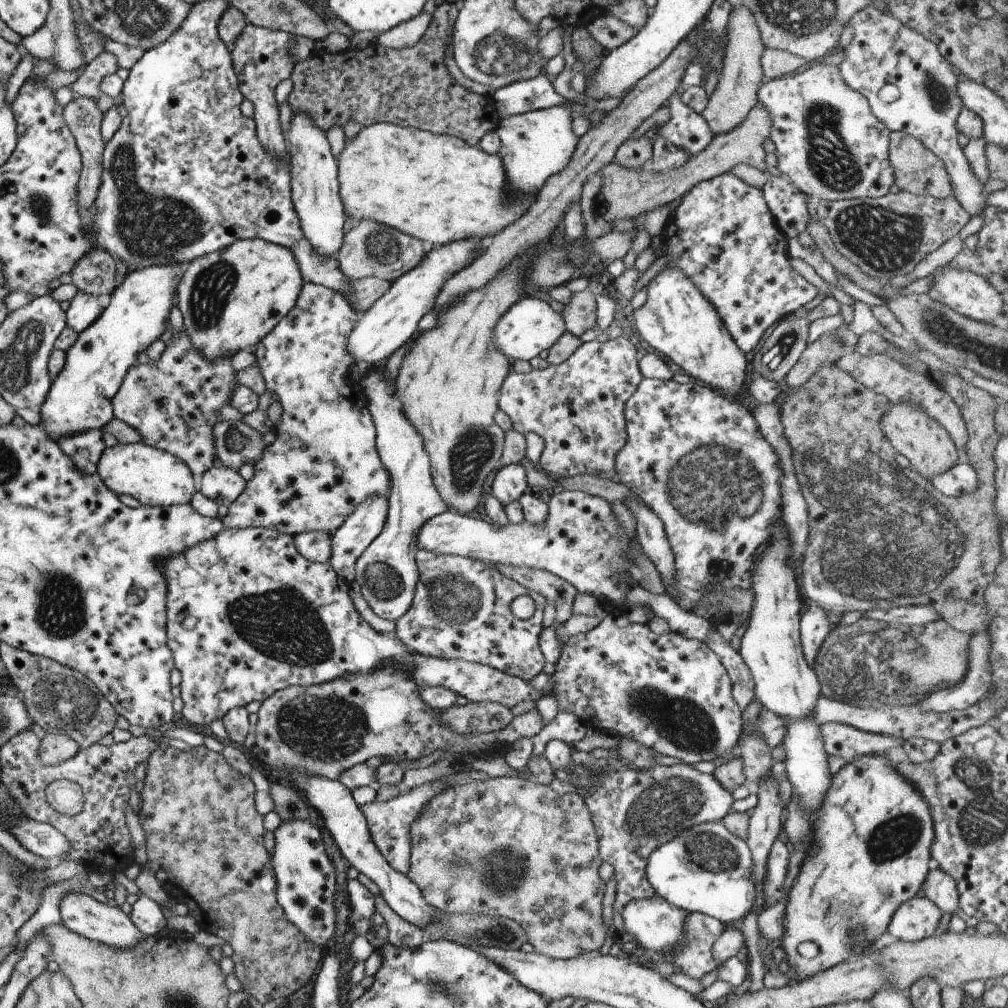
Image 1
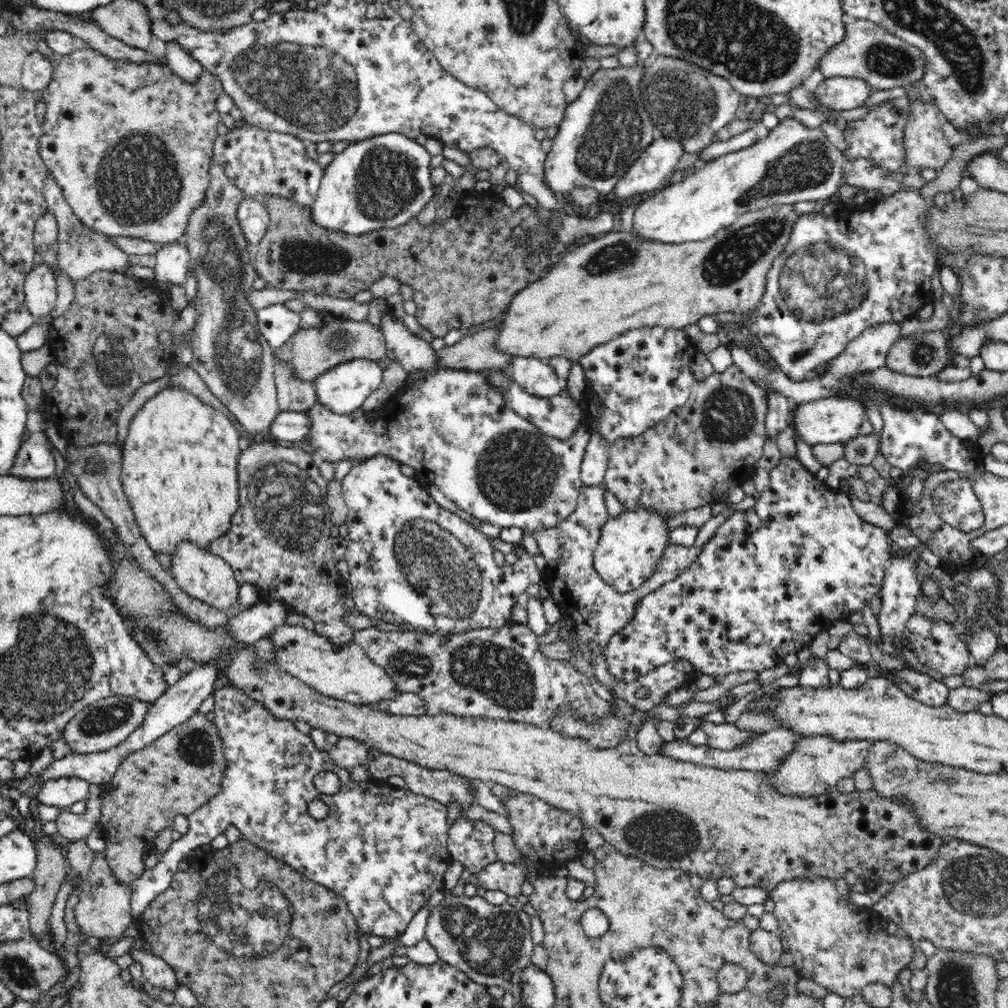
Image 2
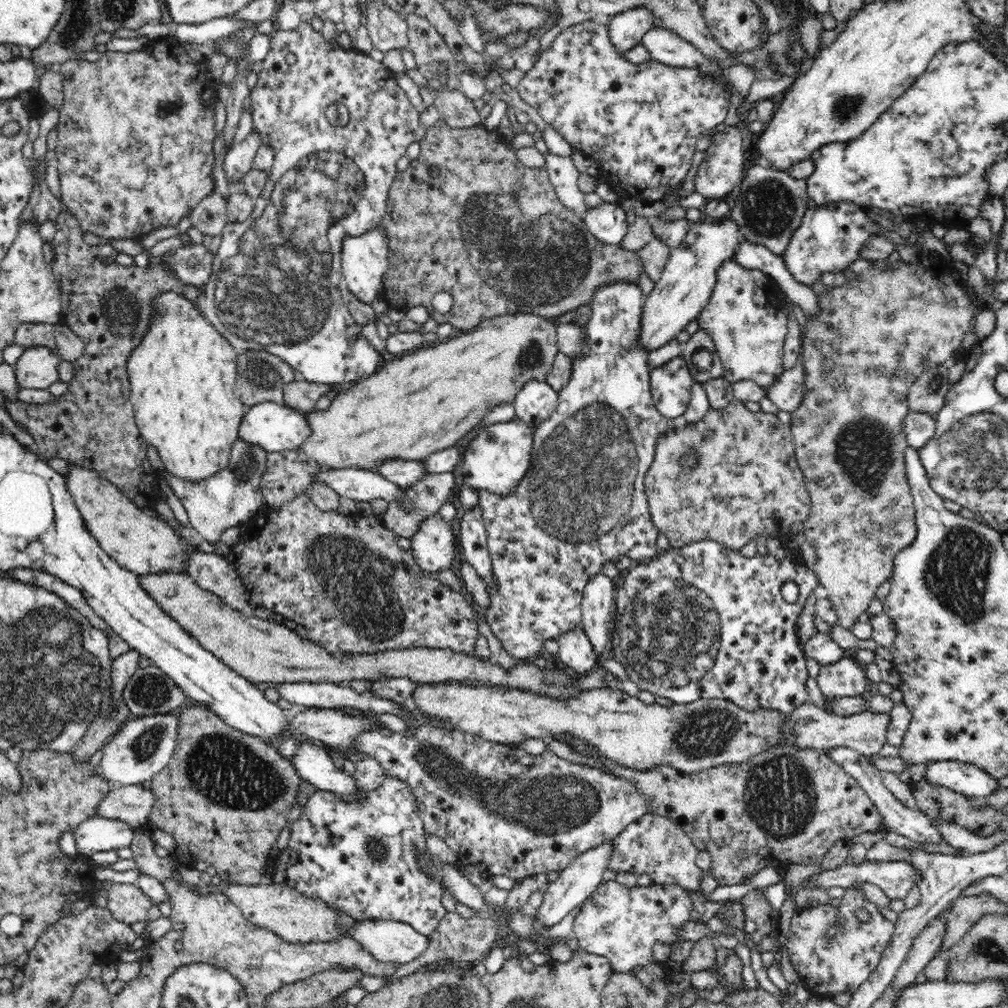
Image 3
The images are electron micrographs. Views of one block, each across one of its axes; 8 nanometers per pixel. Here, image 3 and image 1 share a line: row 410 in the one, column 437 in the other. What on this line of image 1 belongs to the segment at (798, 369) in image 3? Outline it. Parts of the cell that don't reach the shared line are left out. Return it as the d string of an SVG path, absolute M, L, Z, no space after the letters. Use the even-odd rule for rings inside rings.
M431 780L415 786L415 788L404 789L398 796L393 796L385 802L369 802L359 806L363 818L365 818L365 824L367 826L367 832L371 836L371 842L373 846L377 848L377 851L388 866L391 866L393 870L403 875L409 870L409 858L410 858L410 845L409 845L409 830L411 830L411 824L419 818L421 814L421 808L437 794L441 794L443 790L447 788L446 783L440 780Z

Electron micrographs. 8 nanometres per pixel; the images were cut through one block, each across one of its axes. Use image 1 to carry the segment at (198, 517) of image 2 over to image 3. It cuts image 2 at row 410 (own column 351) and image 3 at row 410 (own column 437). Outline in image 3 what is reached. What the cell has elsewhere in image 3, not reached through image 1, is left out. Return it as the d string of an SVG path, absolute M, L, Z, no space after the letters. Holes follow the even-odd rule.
M166 291L157 294L151 298L152 314L145 332L141 338L139 345L130 351L130 356L127 357L127 377L129 378L130 394L129 402L133 405L135 411L135 422L139 427L142 437L146 439L148 444L153 445L158 449L162 461L164 461L164 468L168 469L172 475L186 478L190 481L196 482L197 480L212 476L215 472L226 468L229 464L231 450L237 440L237 433L242 418L247 412L247 407L238 401L235 395L235 385L237 384L237 362L238 353L234 350L231 342L220 334L220 331L207 320L202 312L194 305L194 302L184 297L182 293L174 291Z

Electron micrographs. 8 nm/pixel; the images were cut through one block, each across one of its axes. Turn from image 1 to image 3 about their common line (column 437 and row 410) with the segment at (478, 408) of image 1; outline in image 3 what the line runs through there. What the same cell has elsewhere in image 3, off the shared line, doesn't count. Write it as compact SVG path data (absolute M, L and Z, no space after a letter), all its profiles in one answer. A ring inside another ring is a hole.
M506 314L504 316L496 316L490 320L482 320L481 324L468 331L456 333L450 336L447 340L443 340L435 347L427 347L417 349L415 352L409 352L402 356L401 359L393 359L392 357L369 377L362 379L355 386L344 390L334 396L332 403L326 410L313 410L306 413L306 425L310 427L308 436L298 447L300 453L300 461L308 465L316 465L318 468L329 468L334 470L342 470L342 468L354 468L358 470L370 470L376 472L376 468L383 463L389 461L428 461L433 455L447 450L448 448L462 445L472 435L479 431L481 423L499 406L513 405L516 394L524 387L530 380L545 382L553 360L559 353L557 347L557 324L550 323L548 319L535 314Z

